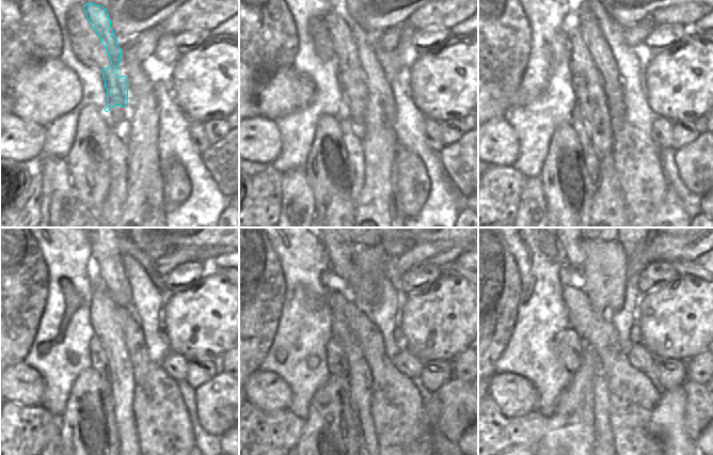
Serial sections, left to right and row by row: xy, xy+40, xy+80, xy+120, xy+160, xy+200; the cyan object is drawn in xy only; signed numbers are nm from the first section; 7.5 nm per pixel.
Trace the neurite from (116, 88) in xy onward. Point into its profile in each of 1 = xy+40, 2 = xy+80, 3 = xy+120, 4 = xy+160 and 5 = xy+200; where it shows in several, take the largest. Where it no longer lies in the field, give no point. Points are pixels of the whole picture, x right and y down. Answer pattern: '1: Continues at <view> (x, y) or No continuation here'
1: Continues at xy+40 (352, 82)
2: Continues at xy+80 (587, 82)
3: Continues at xy+120 (106, 328)
4: Continues at xy+160 (360, 375)
5: Continues at xy+200 (602, 426).

